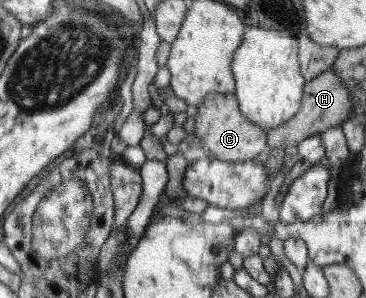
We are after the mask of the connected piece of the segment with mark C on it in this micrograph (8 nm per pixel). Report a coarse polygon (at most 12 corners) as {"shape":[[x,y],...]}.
{"shape":[[209,93],[195,135],[233,164],[268,151],[267,131],[242,115],[234,93]]}

